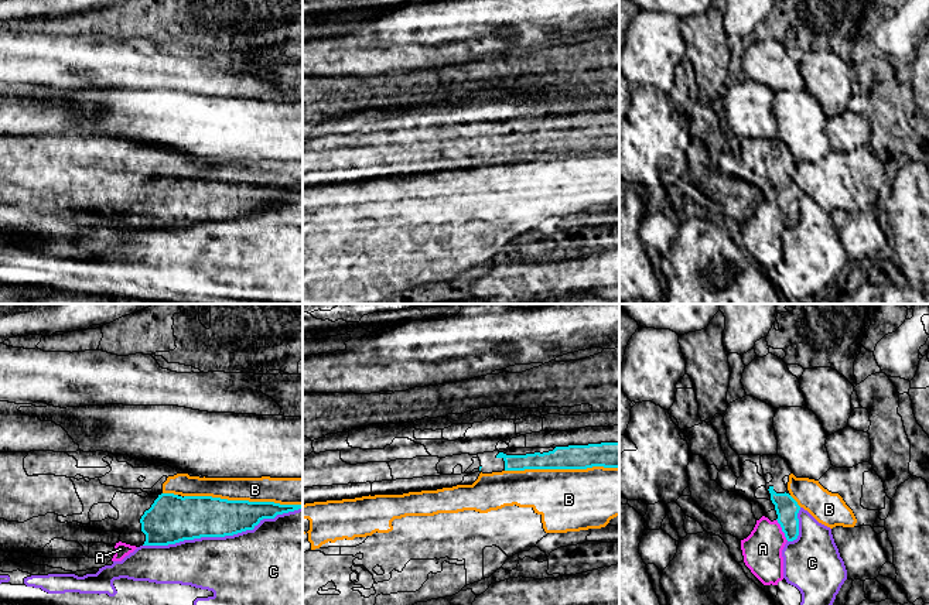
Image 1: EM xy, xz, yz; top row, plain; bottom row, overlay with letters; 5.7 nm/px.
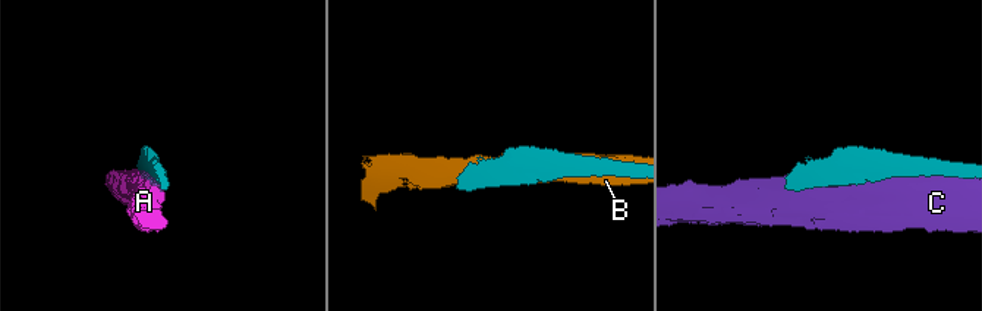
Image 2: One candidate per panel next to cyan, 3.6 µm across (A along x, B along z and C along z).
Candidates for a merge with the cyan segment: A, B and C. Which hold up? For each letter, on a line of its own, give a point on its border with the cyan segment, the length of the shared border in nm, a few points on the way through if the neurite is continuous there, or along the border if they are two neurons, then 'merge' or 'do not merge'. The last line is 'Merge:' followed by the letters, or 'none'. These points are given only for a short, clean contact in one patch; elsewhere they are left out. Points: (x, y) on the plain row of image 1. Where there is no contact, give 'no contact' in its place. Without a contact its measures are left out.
A: contact yz (782, 214); length 140 nm; do not merge
B: contact xy (243, 184); length 650 nm; do not merge
C: contact xy (222, 219); length 950 nm; do not merge
Merge: none

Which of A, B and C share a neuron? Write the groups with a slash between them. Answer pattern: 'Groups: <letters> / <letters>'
Groups: A / B / C

